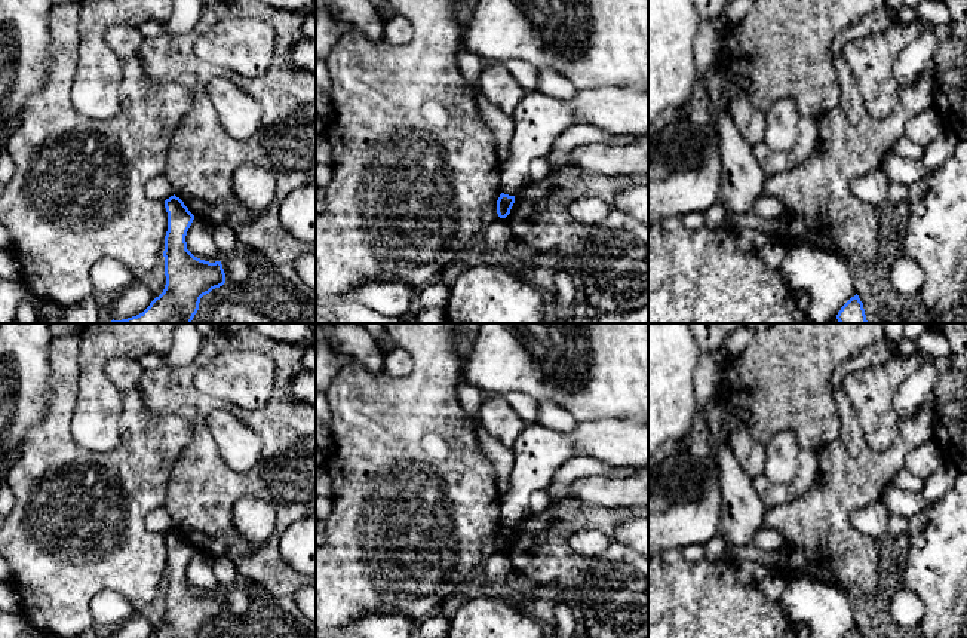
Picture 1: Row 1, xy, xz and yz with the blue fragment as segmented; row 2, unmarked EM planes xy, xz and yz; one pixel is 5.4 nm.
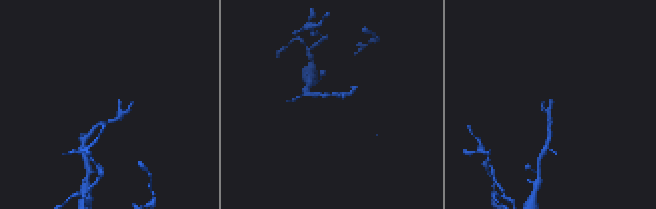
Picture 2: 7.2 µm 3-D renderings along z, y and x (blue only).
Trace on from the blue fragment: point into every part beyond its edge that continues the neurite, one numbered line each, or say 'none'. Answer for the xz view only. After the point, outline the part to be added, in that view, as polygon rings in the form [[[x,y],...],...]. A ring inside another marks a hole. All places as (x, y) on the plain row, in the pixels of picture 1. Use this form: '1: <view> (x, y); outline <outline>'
none

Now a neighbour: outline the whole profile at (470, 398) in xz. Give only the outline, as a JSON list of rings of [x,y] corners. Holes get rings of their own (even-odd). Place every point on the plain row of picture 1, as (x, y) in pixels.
[[[463,378],[457,387],[457,401],[460,407],[472,417],[478,417],[479,408],[485,399],[485,393],[466,383]]]

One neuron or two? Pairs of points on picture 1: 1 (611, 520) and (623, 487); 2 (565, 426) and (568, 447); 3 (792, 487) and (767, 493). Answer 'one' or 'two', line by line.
1: two
2: two
3: one

